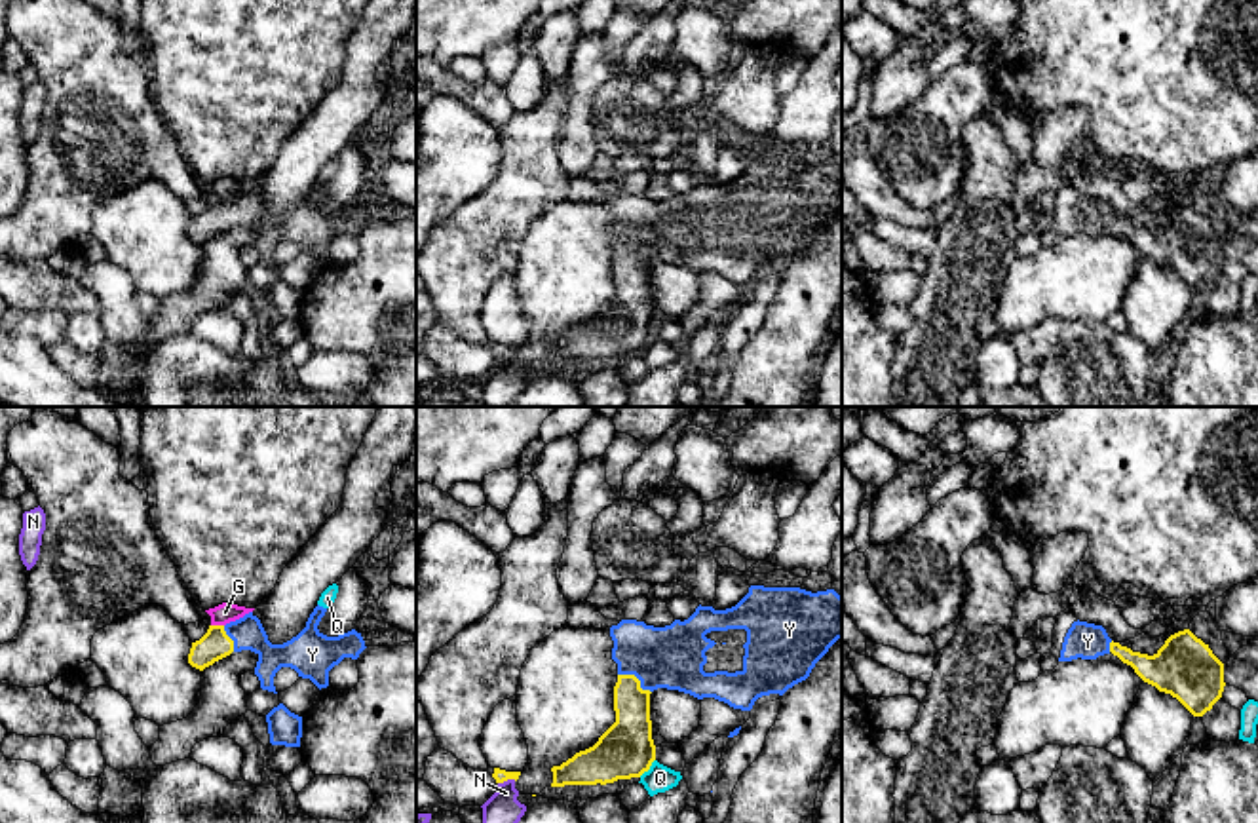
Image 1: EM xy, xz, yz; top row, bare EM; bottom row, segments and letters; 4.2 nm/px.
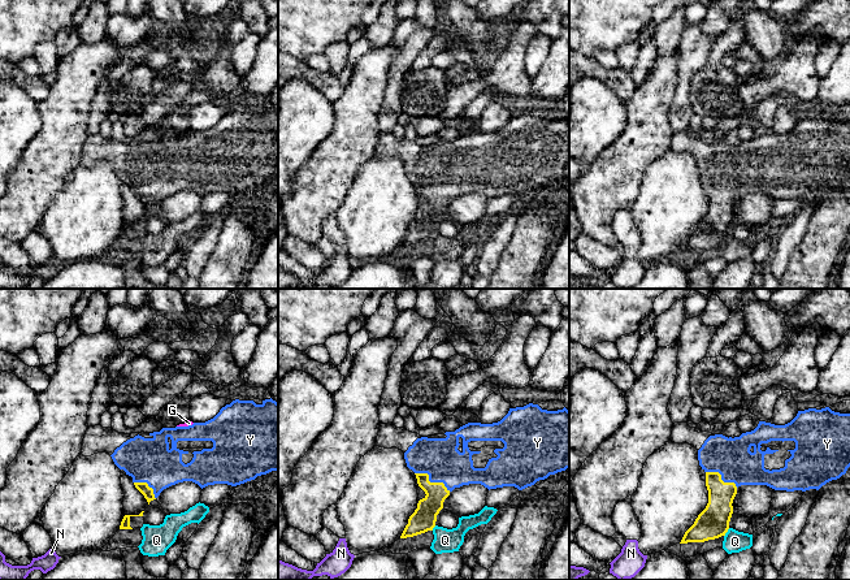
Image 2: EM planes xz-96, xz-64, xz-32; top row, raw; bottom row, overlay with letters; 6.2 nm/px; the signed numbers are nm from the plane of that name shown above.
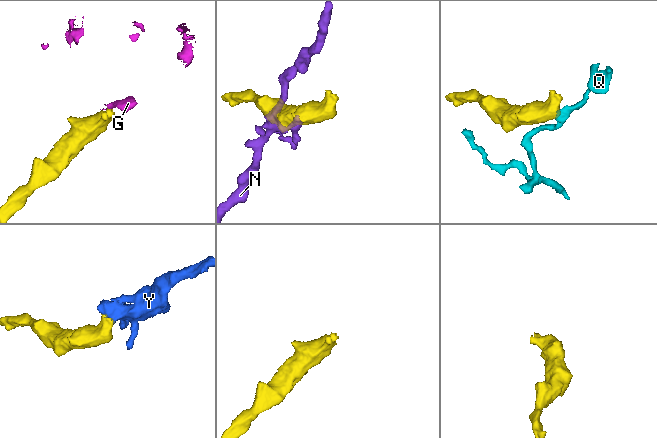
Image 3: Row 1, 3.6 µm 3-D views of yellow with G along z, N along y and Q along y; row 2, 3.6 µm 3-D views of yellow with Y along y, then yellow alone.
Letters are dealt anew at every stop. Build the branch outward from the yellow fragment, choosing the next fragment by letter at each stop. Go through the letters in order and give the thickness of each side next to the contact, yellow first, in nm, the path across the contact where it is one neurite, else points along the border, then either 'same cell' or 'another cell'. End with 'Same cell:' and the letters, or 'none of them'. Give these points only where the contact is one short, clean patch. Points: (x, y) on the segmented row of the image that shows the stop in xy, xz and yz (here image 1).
G: 130 nm thick on the yellow side, 90 nm on the other; border along xy (211, 624), (223, 626); another cell
N: 60 nm thick on the yellow side, 140 nm on the other; another cell
Q: 240 nm thick on the yellow side, 120 nm on the other; border along xz (654, 759), (639, 776); another cell
Y: 180 nm thick on the yellow side, 260 nm on the other; runs through xz (629, 736), (631, 690), (637, 679), (658, 658), (673, 656); same cell
Same cell: Y

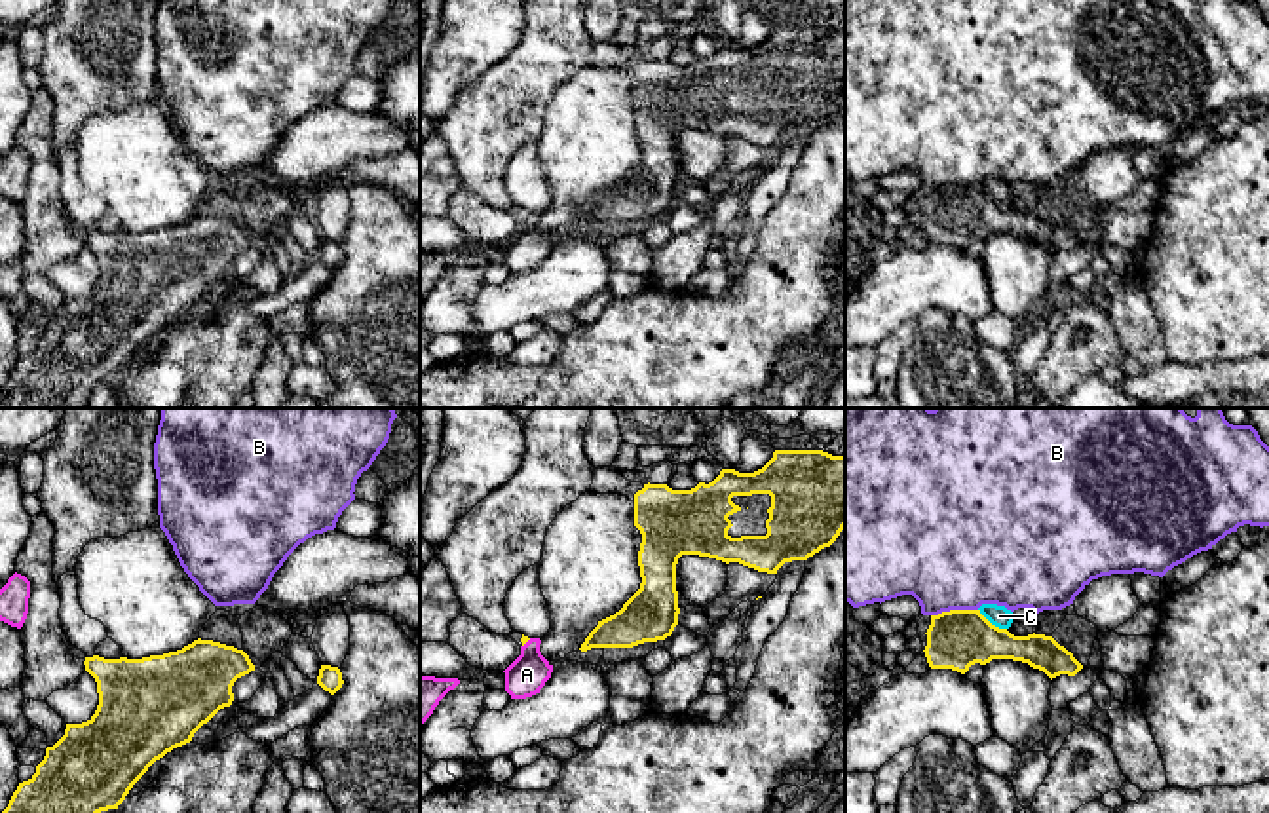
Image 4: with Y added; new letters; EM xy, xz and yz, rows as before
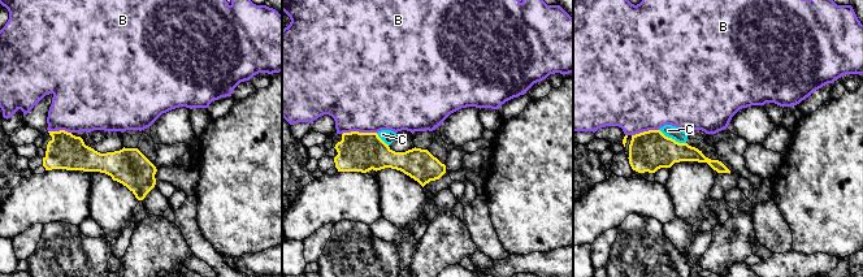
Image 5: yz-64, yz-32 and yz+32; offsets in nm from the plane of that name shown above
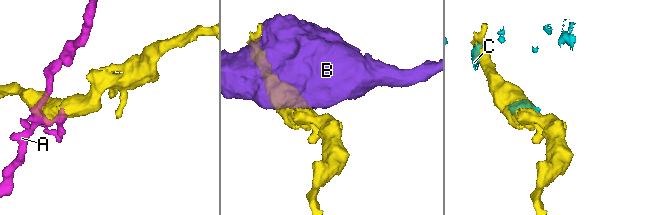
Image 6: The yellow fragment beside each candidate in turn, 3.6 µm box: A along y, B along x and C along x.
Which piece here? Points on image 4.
A: 30 nm thick on the yellow side, 170 nm on the other; another cell
B: 260 nm thick on the yellow side, 500 nm on the other; border along yz (977, 608), (950, 608), (931, 616); another cell
C: 260 nm thick on the yellow side, 90 nm on the other; another cell
Same cell: none of them

